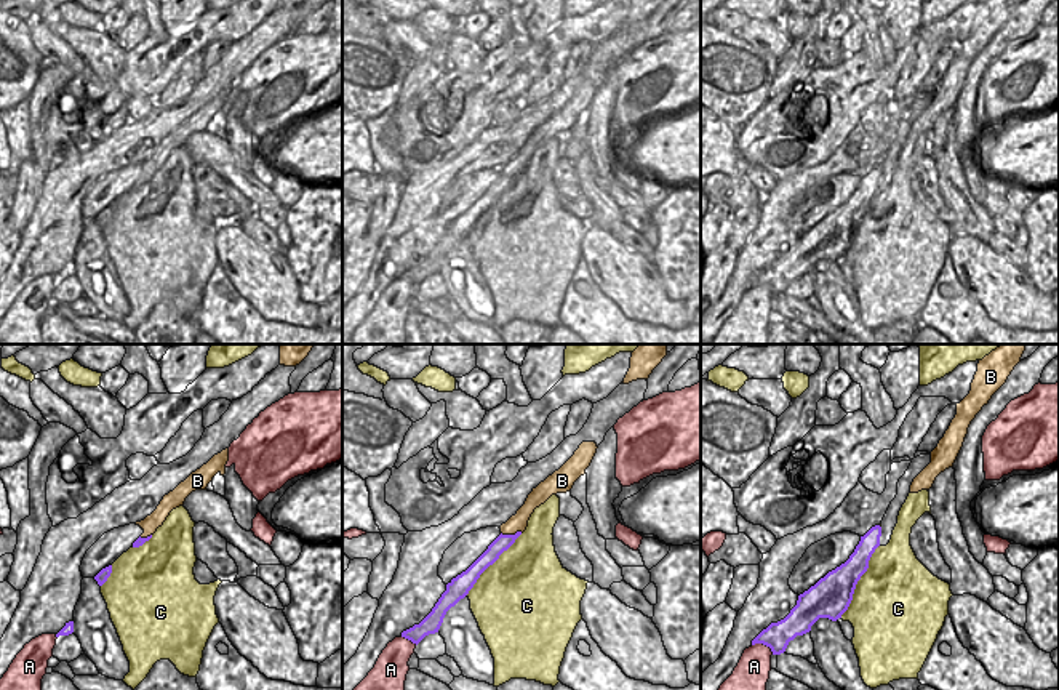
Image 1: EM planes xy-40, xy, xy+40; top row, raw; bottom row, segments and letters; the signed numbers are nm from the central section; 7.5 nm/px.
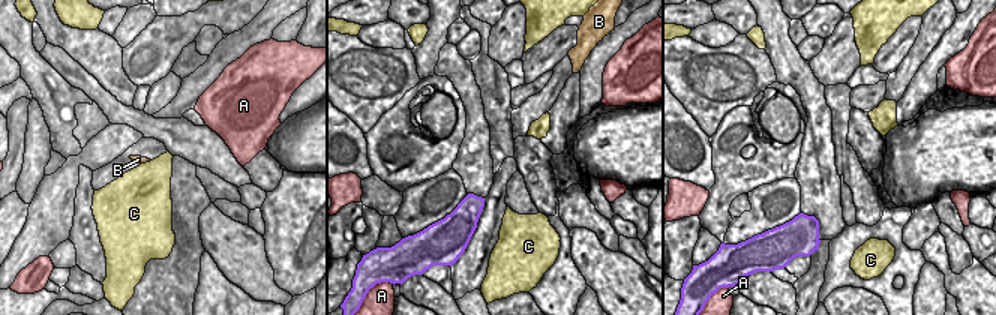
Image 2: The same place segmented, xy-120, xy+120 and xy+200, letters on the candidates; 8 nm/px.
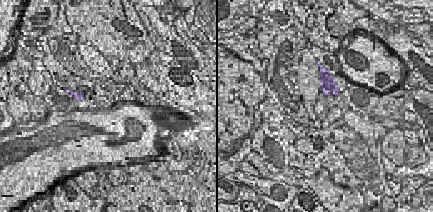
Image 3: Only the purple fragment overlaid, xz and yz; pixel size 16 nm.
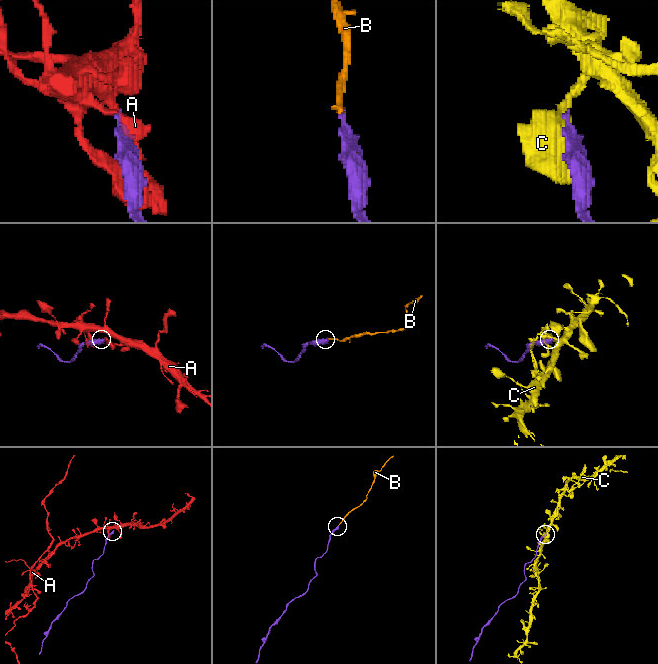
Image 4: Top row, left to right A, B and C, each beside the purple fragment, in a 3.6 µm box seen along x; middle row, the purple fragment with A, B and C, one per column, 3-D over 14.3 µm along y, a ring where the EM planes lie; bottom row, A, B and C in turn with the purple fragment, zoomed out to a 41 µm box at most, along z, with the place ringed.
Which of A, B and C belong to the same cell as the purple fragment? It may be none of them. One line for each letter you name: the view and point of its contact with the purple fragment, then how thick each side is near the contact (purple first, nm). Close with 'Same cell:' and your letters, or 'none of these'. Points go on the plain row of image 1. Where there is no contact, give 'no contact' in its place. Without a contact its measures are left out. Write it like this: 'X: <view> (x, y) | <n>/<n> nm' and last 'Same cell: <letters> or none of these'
B: xy (511, 176) | 120/140 nm
Same cell: B

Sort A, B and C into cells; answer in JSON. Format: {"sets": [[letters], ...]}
{"sets": [["A"], ["B"], ["C"]]}

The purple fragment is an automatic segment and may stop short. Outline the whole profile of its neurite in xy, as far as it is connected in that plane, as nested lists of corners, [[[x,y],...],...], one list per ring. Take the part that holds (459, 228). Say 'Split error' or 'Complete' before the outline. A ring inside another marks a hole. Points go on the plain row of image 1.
Split error. [[[582,83],[558,112],[533,130],[517,155],[499,168],[501,176],[466,213],[446,226],[446,232],[442,235],[432,253],[419,266],[403,272],[402,279],[418,287],[426,277],[438,274],[446,253],[469,235],[480,216],[526,171],[534,150],[544,146],[552,136],[569,133],[574,123],[585,115],[597,90],[595,83]]]

